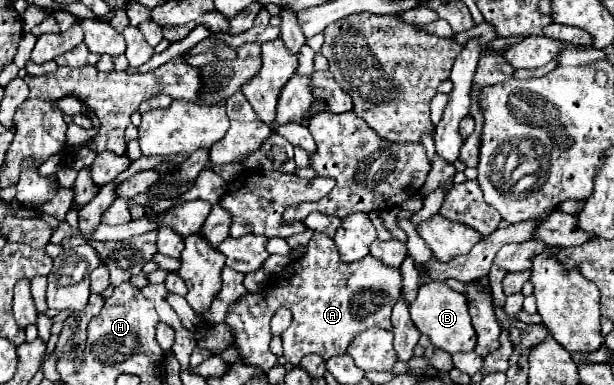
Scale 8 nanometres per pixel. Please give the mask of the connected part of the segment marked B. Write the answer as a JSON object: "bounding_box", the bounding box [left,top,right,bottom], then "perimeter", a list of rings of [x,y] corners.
{"bounding_box":[410,281,476,355],"perimeter":[[[430,281],[430,283],[420,285],[418,297],[414,299],[414,303],[410,303],[410,315],[412,315],[412,321],[418,327],[418,331],[426,333],[434,347],[440,347],[440,349],[448,351],[450,355],[456,351],[474,351],[476,333],[470,323],[466,297],[462,293],[450,289],[446,283]]]}

